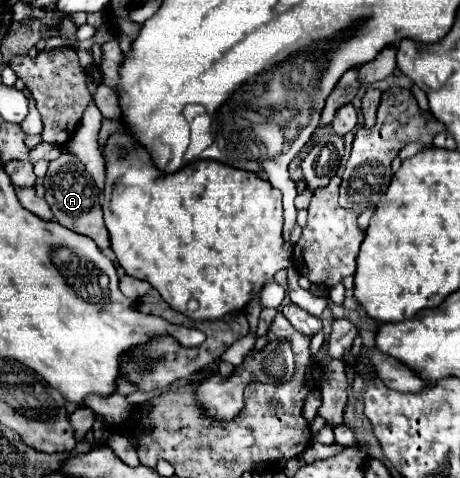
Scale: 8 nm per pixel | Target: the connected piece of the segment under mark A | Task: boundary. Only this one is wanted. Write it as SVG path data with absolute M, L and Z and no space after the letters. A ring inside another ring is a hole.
M62 153L58 159L50 161L48 173L44 177L46 187L46 201L54 213L54 219L64 225L66 229L72 229L80 235L90 237L100 249L110 247L108 231L102 219L102 205L100 205L100 191L96 189L92 177L86 173L82 161L76 155Z

